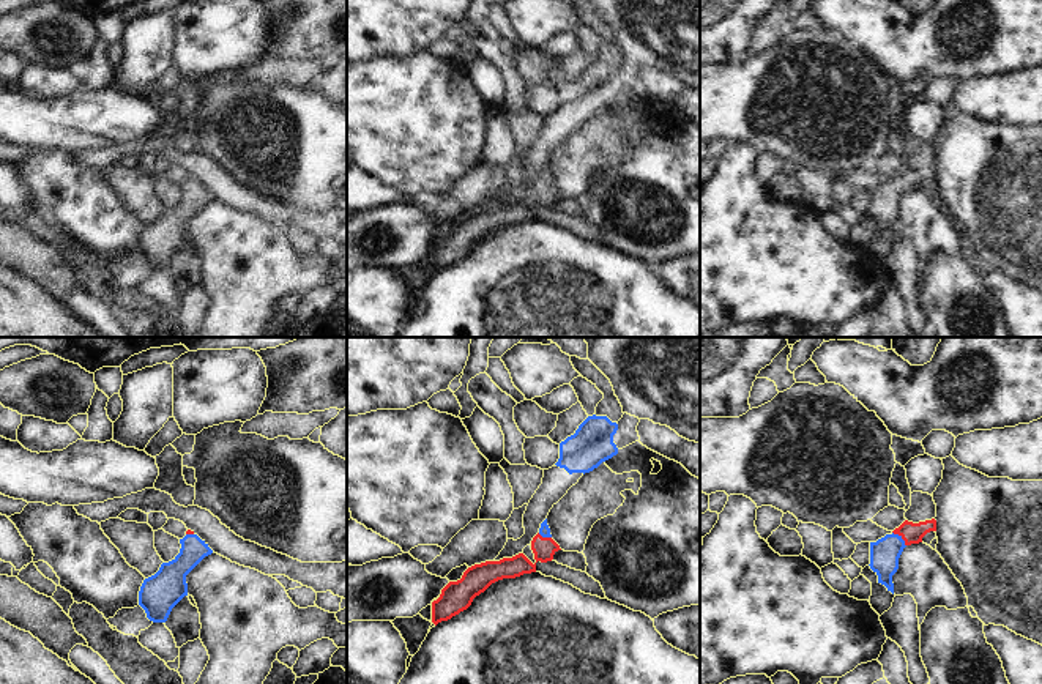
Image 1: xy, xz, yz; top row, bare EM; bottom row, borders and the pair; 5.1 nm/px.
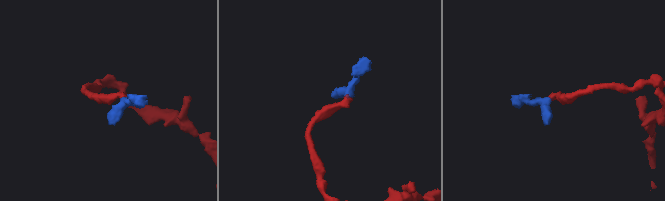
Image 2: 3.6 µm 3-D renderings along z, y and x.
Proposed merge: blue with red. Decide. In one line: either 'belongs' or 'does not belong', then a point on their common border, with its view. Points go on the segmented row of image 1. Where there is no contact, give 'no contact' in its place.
belongs; meets blue in yz at (900, 538)

